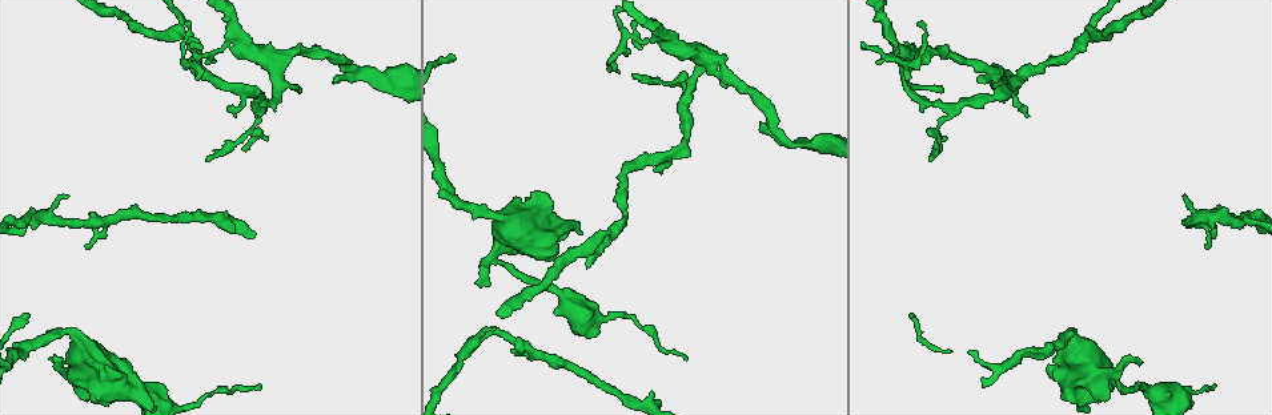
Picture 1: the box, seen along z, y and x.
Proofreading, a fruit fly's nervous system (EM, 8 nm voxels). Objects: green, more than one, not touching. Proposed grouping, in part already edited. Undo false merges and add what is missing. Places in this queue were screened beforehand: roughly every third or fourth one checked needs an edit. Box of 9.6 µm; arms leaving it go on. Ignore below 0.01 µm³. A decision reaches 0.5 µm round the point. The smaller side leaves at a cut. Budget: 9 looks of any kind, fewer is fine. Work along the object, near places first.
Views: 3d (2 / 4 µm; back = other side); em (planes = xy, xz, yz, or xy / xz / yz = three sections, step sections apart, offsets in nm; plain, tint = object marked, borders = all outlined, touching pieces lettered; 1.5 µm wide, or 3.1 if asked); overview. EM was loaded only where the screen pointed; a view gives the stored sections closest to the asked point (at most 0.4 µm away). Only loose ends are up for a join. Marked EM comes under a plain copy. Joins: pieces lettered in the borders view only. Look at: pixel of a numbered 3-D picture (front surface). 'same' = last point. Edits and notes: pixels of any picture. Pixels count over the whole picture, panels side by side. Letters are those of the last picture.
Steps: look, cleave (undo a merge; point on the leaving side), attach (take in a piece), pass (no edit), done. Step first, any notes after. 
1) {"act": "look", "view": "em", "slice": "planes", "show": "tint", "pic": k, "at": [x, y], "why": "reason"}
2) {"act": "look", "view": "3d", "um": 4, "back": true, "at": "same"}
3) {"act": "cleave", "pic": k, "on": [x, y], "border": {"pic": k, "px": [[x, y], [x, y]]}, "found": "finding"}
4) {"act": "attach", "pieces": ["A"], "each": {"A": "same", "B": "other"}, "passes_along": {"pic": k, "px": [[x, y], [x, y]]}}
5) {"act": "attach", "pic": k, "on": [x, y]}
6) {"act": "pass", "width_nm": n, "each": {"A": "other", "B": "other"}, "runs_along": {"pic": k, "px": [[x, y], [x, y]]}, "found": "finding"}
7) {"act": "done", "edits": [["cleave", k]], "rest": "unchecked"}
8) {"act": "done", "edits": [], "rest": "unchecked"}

{"act": "look", "view": "3d", "um": 2, "pic": 1, "at": [1110, 374], "why": "thick turns thin"}

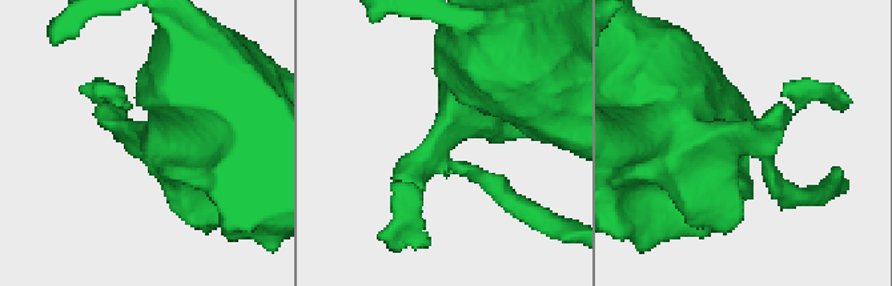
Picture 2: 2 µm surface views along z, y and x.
{"act": "look", "view": "em", "slice": "xz", "step": 4, "show": "borders", "pic": 2, "at": [749, 133], "why": "need the tissue"}

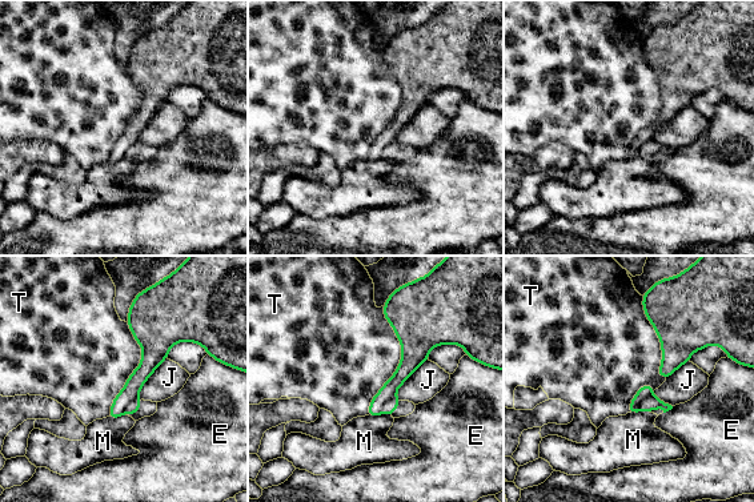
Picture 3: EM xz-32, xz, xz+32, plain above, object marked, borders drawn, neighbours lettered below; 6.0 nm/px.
{"act": "look", "view": "em", "slice": "yz", "step": 4, "show": "borders", "at": "same", "why": "cut it another way"}

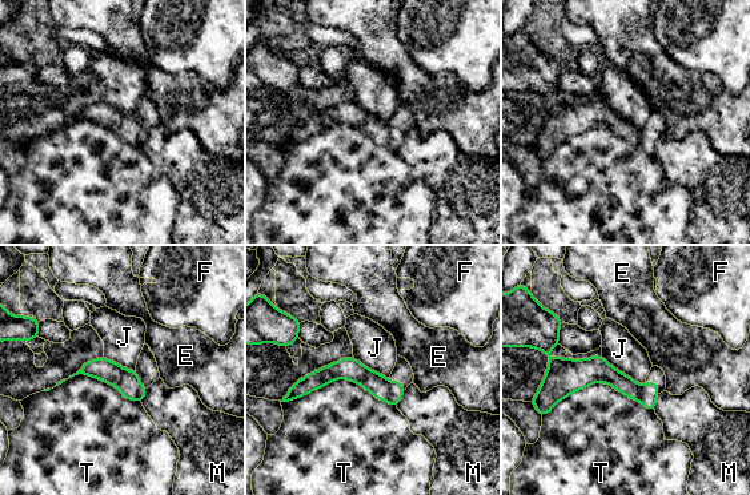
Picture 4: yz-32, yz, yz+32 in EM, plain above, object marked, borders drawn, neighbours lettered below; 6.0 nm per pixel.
{"act": "cleave", "pic": 4, "on": [397, 390], "longest_contact_nm": ["T", 650], "each": {"E": "other", "F": "other", "J": "other", "M": "other", "T": "other"}, "border": {"pic": 4, "px": [[392, 382], [386, 399]]}, "found": "two neurons meet here"}

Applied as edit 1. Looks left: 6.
{"act": "look", "view": "overview"}

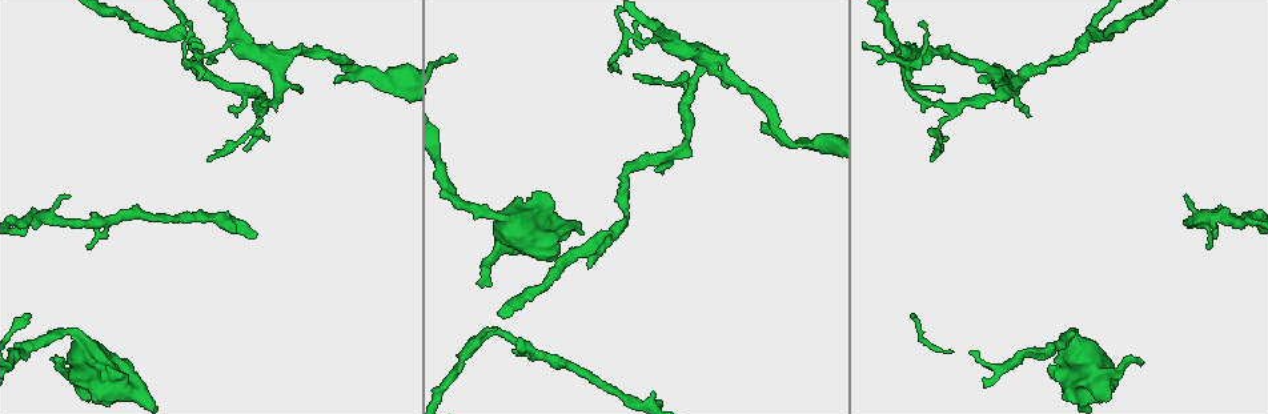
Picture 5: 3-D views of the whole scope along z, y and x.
{"act": "look", "view": "em", "slice": "xz", "step": 4, "show": "borders", "pic": 5, "at": [1091, 34], "why": "arms part here"}

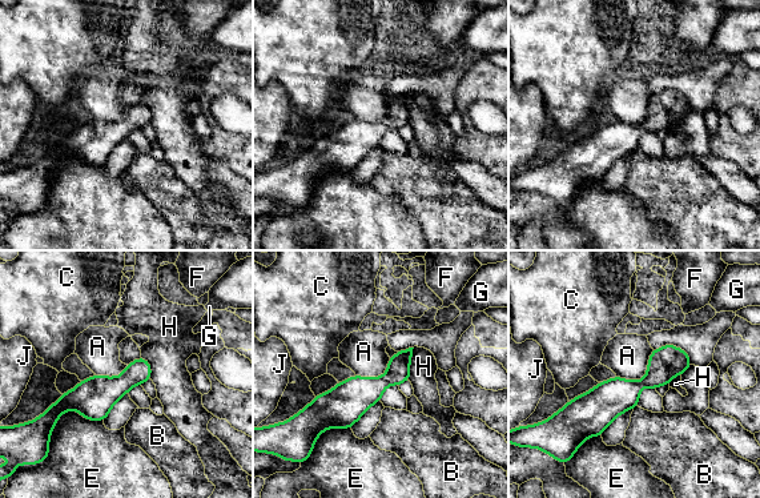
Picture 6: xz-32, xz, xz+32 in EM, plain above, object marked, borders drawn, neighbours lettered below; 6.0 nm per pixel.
{"act": "pass", "longest_contact_nm": ["E", 340], "each": {"A": "other", "B": "other", "C": "other", "E": "other", "F": "other", "G": "other", "H": "other", "J": "other"}, "runs_along": {"pic": 6, "px": [[686, 360], [592, 412], [565, 412]]}, "found": "continuous, no second neuron"}

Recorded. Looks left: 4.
{"act": "look", "view": "em", "slice": "planes", "show": "borders", "pic": 5, "at": [762, 125], "why": "thin end"}

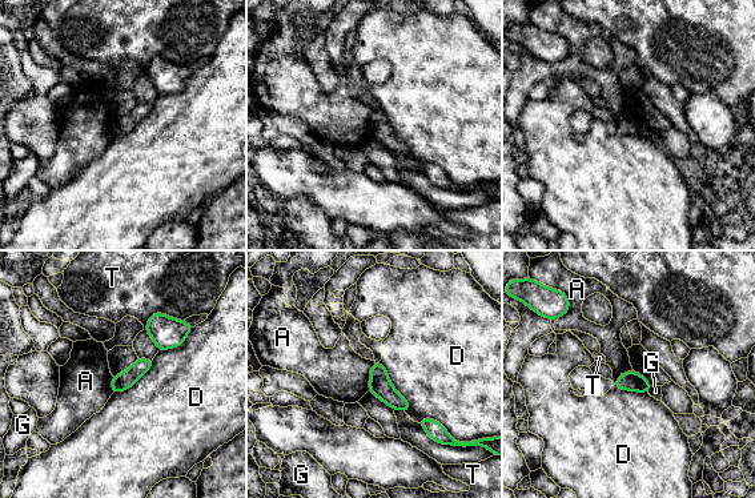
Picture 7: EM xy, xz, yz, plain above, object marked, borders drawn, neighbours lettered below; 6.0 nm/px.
{"act": "pass", "width_nm": 110, "each": {"A": "other", "D": "other", "G": "other", "T": "other"}, "border": {"pic": 7, "px": [[374, 361], [370, 369], [368, 390]]}, "found": "no lettered piece goes on from it"}

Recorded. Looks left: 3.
{"act": "look", "view": "em", "slice": "planes", "show": "borders", "pic": 5, "at": [692, 92], "why": "sharp bend"}

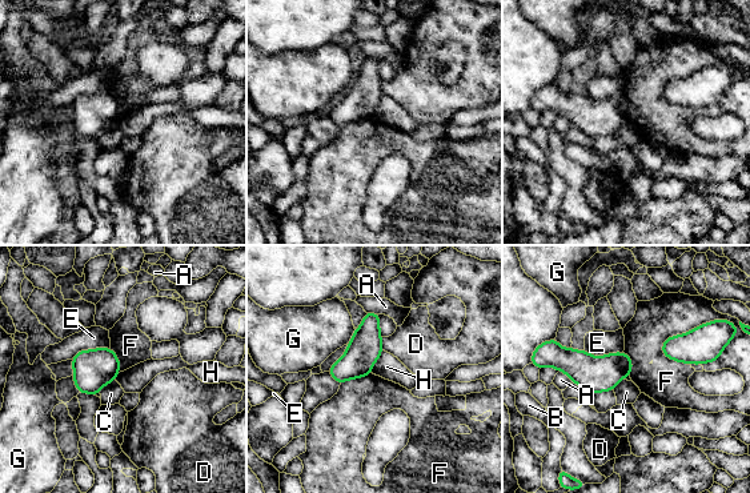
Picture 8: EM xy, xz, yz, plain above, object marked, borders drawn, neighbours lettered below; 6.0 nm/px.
{"act": "pass", "each": {"A": "other", "B": "other", "C": "other", "D": "other", "E": "other", "F": "other", "G": "other", "H": "other"}, "runs_along": {"pic": 8, "px": [[534, 357], [628, 368]]}, "found": "one neuron here"}

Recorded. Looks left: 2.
{"act": "done", "edits": [["cleave", 4]], "rest": "unchecked"}

